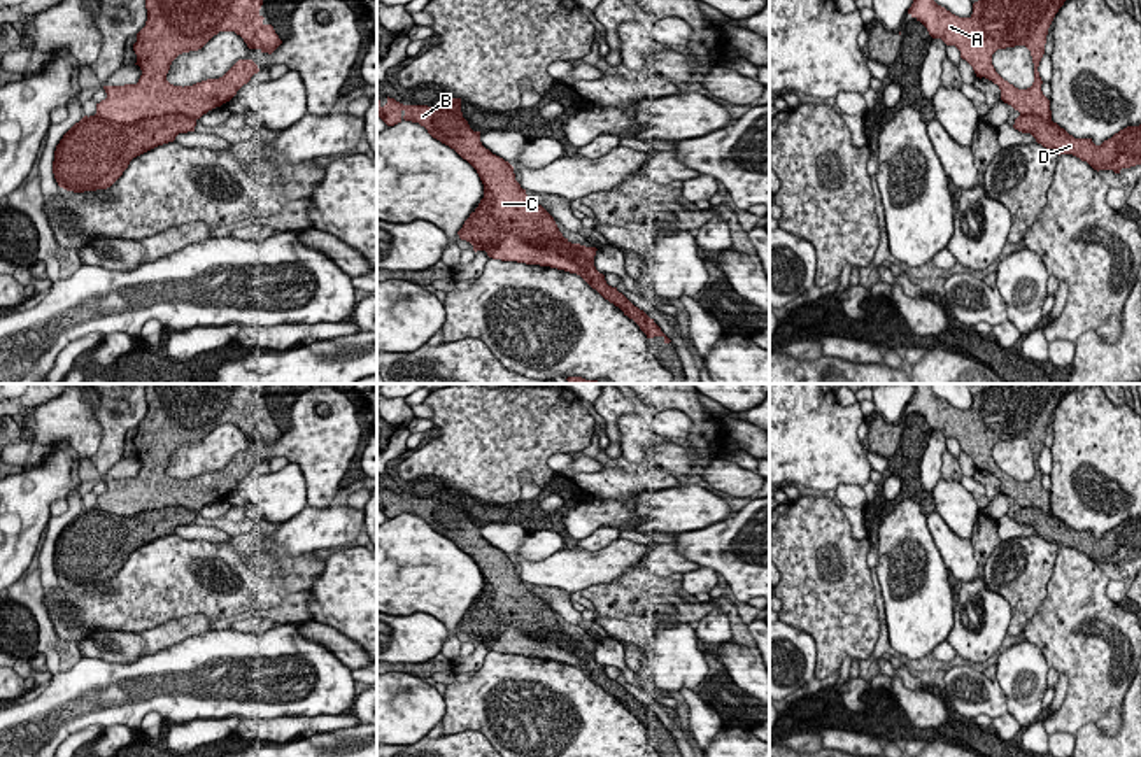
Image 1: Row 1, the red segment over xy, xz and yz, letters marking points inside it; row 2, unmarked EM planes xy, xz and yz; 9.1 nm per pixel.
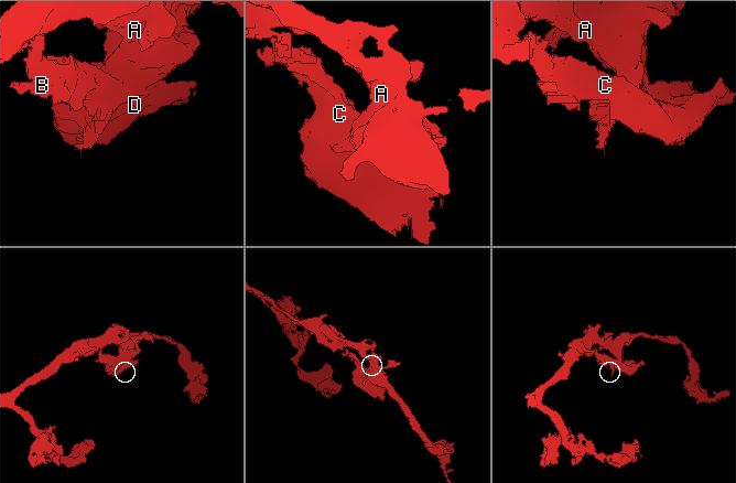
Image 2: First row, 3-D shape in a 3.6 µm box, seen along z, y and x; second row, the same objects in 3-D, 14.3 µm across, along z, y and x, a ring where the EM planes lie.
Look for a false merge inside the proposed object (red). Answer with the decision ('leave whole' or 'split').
split

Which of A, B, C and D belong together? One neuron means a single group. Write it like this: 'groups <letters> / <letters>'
groups A / B C D

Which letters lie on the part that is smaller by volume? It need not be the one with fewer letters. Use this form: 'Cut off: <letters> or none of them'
Cut off: B, C, D

